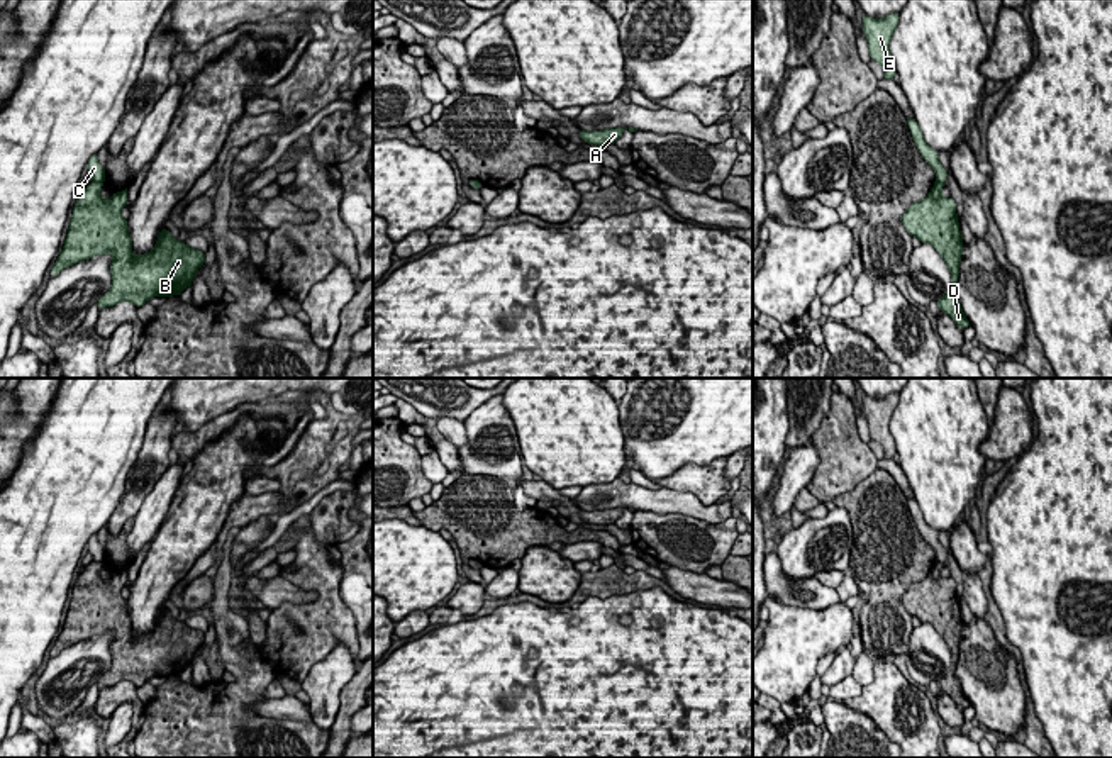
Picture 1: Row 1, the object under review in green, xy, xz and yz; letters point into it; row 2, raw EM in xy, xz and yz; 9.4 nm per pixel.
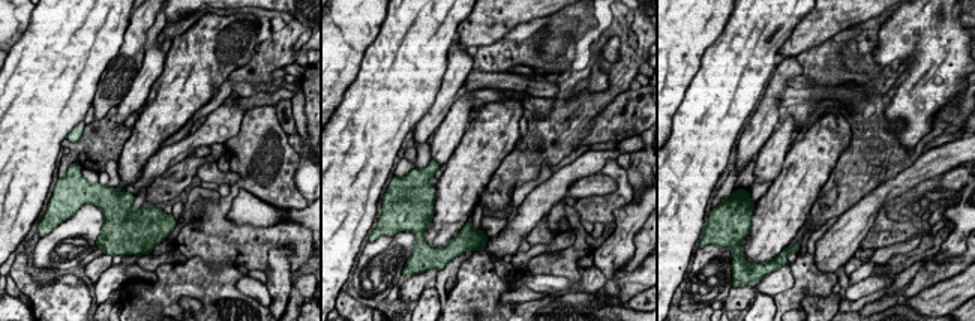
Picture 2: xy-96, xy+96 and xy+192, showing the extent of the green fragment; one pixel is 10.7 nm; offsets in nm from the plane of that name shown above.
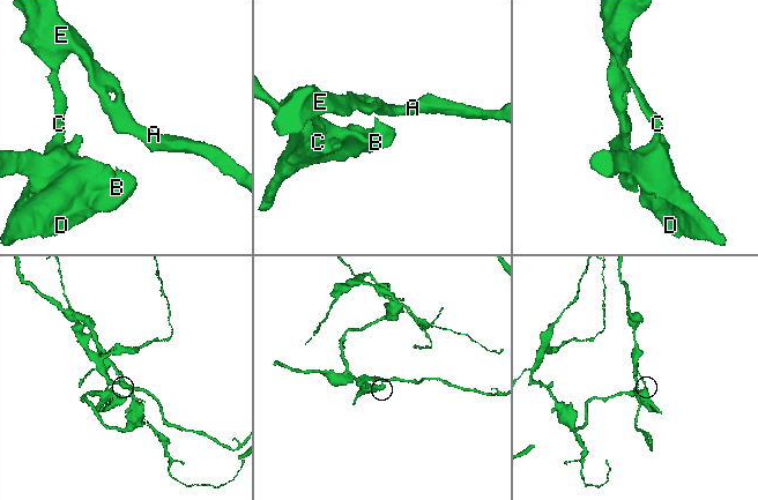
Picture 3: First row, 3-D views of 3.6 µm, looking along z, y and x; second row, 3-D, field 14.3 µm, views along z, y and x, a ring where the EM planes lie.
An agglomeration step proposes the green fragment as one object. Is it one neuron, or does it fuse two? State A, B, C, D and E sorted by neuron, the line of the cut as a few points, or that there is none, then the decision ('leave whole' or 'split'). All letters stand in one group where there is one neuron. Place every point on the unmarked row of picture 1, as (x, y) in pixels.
groups A C E / B D; cut xy (94, 560), (102, 563); split

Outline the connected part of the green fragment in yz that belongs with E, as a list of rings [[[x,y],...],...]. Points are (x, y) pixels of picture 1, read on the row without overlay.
[[[893,392],[883,399],[871,399],[863,393],[863,412],[868,421],[870,438],[883,446],[883,458],[893,460],[897,453],[893,436],[890,432],[890,419],[898,405],[900,393]]]

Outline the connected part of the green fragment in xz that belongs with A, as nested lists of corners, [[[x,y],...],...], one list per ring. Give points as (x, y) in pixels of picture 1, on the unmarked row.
[[[617,507],[617,509],[605,509],[605,510],[580,510],[580,517],[588,524],[605,526],[614,524],[622,512],[629,509],[631,512],[637,512],[634,507]]]

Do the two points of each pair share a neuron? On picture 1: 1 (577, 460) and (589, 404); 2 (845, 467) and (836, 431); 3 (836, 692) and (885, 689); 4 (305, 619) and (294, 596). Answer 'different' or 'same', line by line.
1: same
2: same
3: different
4: different

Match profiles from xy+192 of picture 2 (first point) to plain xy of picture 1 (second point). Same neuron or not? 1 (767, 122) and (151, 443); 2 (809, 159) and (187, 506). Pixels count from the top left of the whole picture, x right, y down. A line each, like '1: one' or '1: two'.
1: one
2: one

